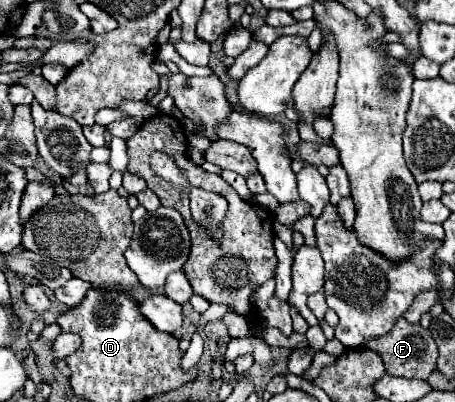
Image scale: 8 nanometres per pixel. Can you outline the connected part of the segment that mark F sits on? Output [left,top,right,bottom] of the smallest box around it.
[366,317,438,379]

